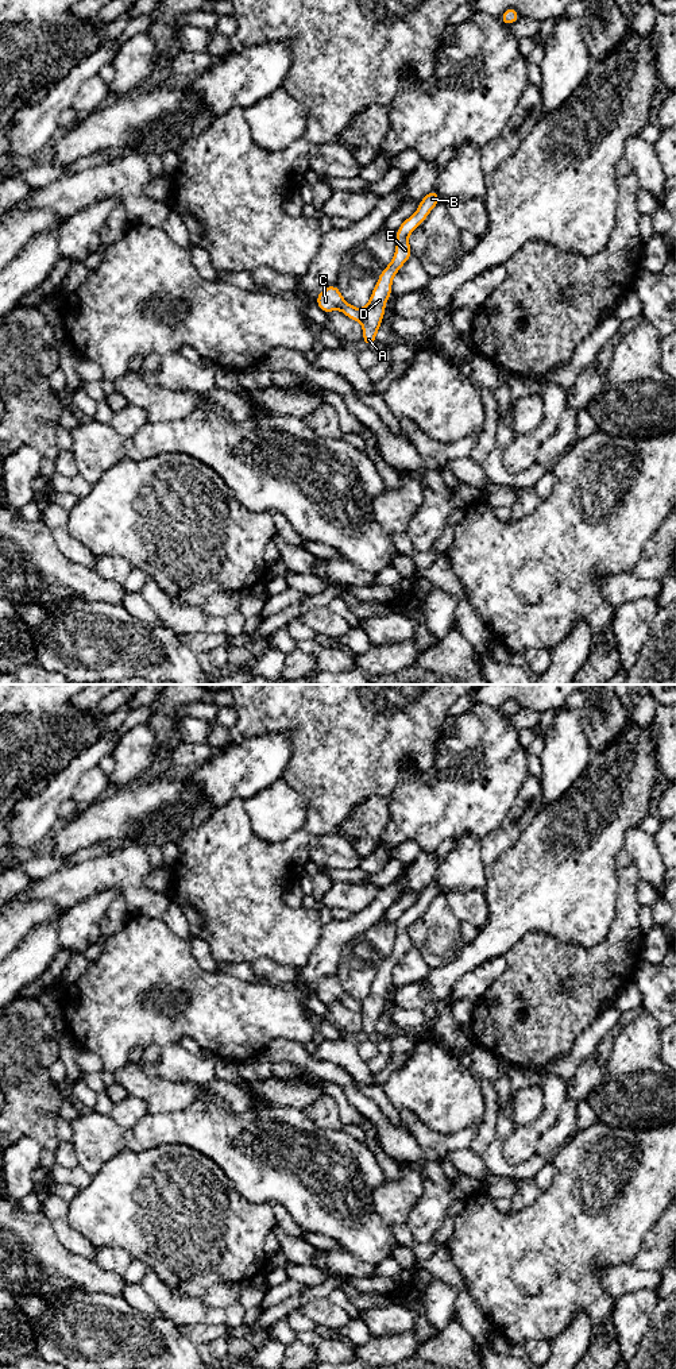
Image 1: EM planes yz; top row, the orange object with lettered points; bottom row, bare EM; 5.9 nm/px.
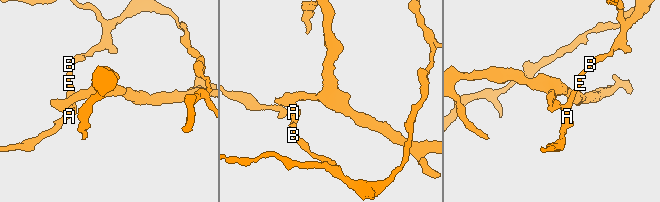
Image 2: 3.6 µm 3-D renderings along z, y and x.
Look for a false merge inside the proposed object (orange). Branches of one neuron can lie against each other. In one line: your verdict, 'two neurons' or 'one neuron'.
two neurons

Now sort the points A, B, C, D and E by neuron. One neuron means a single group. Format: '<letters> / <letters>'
A B D E / C

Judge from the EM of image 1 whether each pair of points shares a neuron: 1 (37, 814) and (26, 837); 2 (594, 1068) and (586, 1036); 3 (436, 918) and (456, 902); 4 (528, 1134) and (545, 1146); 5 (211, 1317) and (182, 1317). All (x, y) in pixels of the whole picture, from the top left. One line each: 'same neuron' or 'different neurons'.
1: same neuron
2: different neurons
3: different neurons
4: different neurons
5: same neuron

